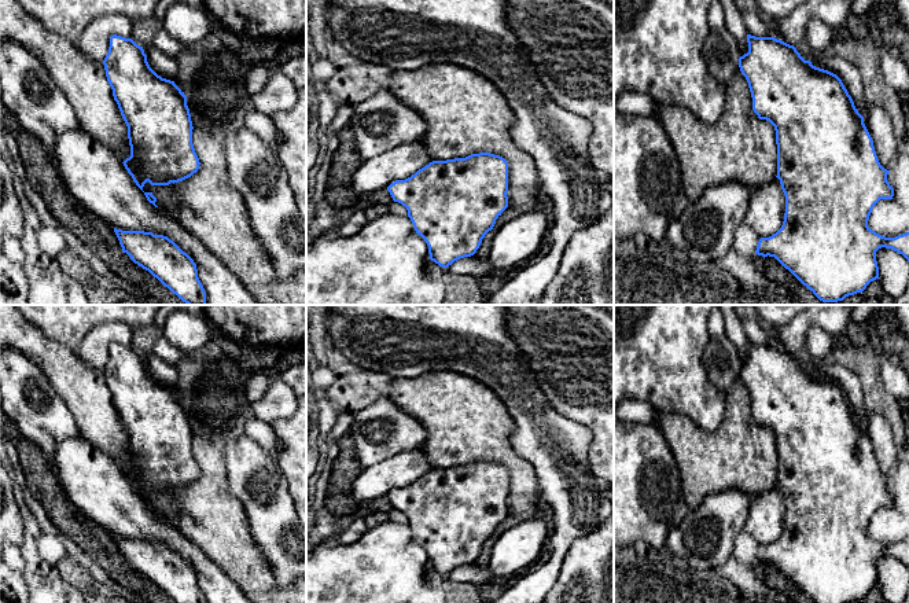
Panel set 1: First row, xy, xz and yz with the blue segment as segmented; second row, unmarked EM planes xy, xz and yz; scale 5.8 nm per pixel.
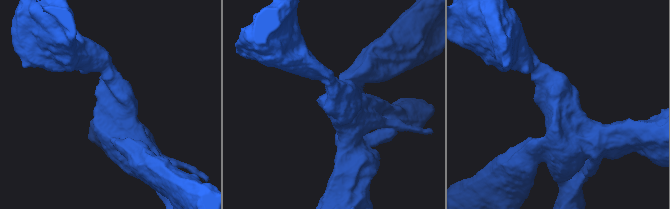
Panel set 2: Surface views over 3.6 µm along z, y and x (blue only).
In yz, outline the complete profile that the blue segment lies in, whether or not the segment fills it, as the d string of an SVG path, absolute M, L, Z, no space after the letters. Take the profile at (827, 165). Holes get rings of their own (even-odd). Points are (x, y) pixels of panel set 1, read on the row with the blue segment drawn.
M747 34L748 52L739 58L739 67L741 74L748 82L748 88L752 98L752 110L759 120L769 121L776 130L777 144L777 179L780 180L781 190L785 195L785 213L781 228L769 238L761 238L755 250L755 254L765 257L774 257L785 269L788 269L803 286L806 286L820 301L838 302L843 301L849 295L862 293L866 286L879 279L879 266L876 261L876 251L882 247L893 249L902 254L909 261L909 232L898 235L895 238L886 238L868 227L868 220L873 206L880 199L893 199L894 188L887 181L890 170L884 169L876 155L873 140L864 124L864 117L854 106L851 96L844 88L842 80L824 69L816 67L810 60L805 60L794 45L790 45L774 37L755 37Z

